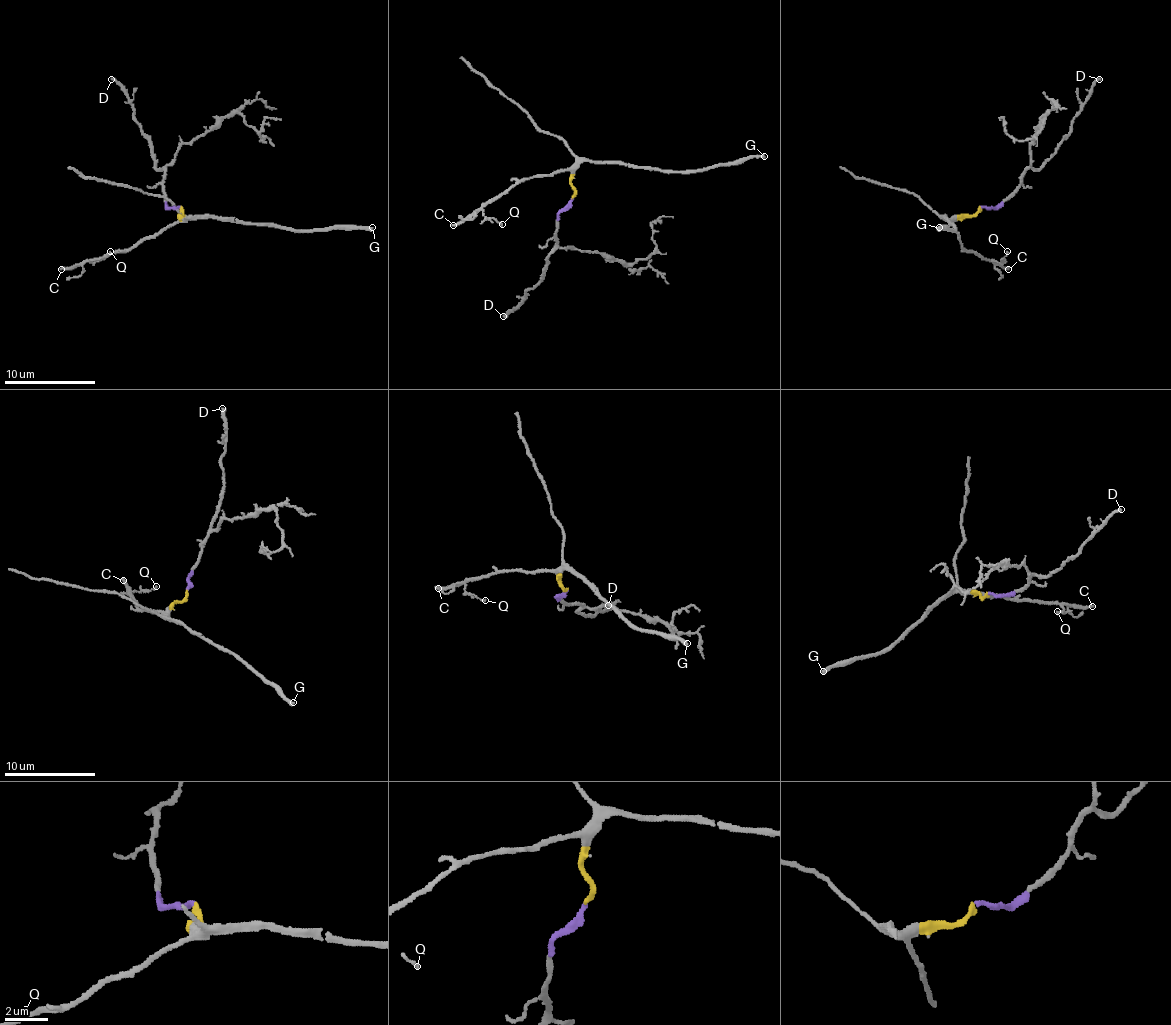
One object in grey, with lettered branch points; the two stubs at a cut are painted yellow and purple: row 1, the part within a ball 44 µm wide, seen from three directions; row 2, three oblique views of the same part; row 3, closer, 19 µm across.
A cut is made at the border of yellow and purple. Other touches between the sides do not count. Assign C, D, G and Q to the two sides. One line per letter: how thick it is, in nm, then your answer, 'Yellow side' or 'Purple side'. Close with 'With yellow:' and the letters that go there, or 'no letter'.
C: Thickness 200 nm. Yellow side
D: Thickness 240 nm. Purple side
G: Thickness 320 nm. Yellow side
Q: Thickness 100 nm. Yellow side
With yellow: C, G, Q

